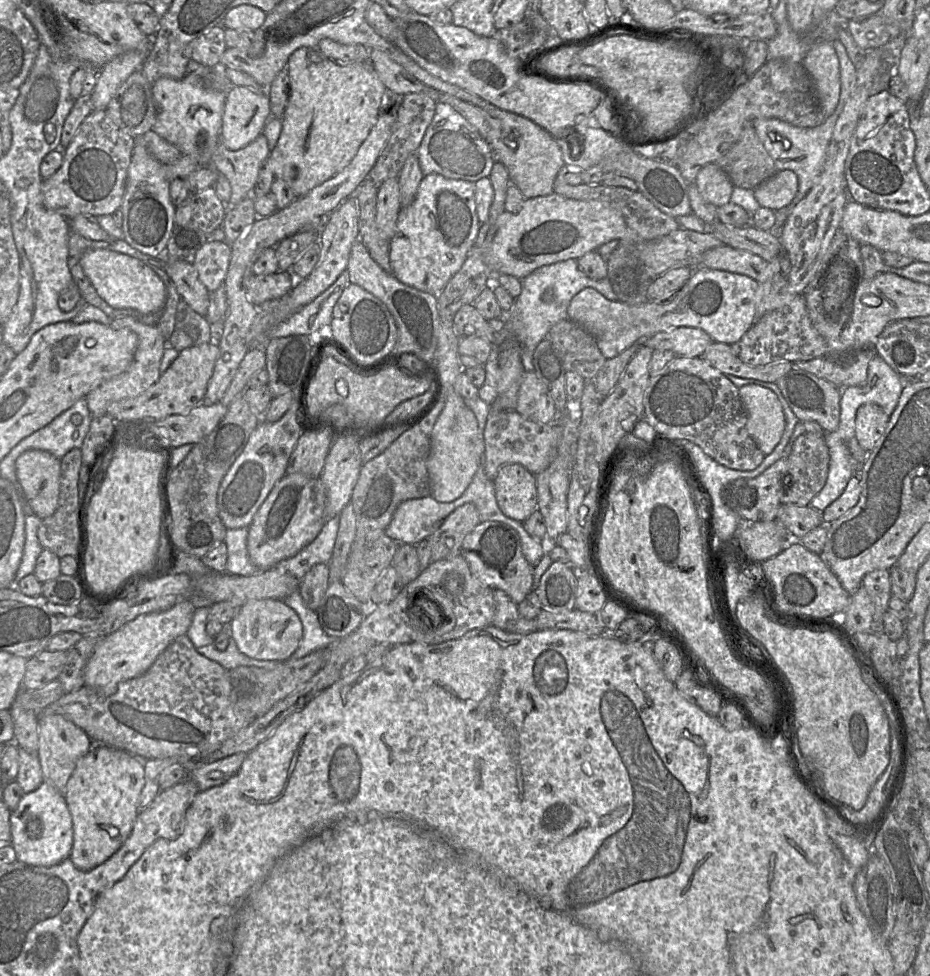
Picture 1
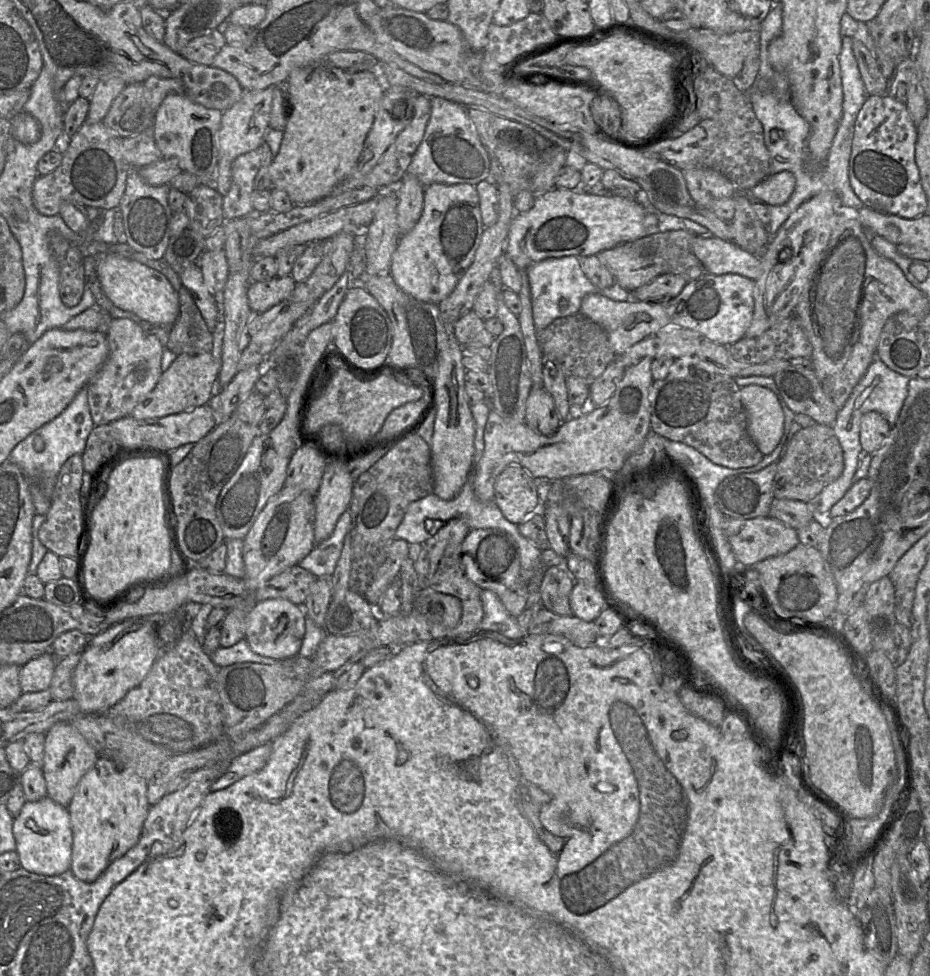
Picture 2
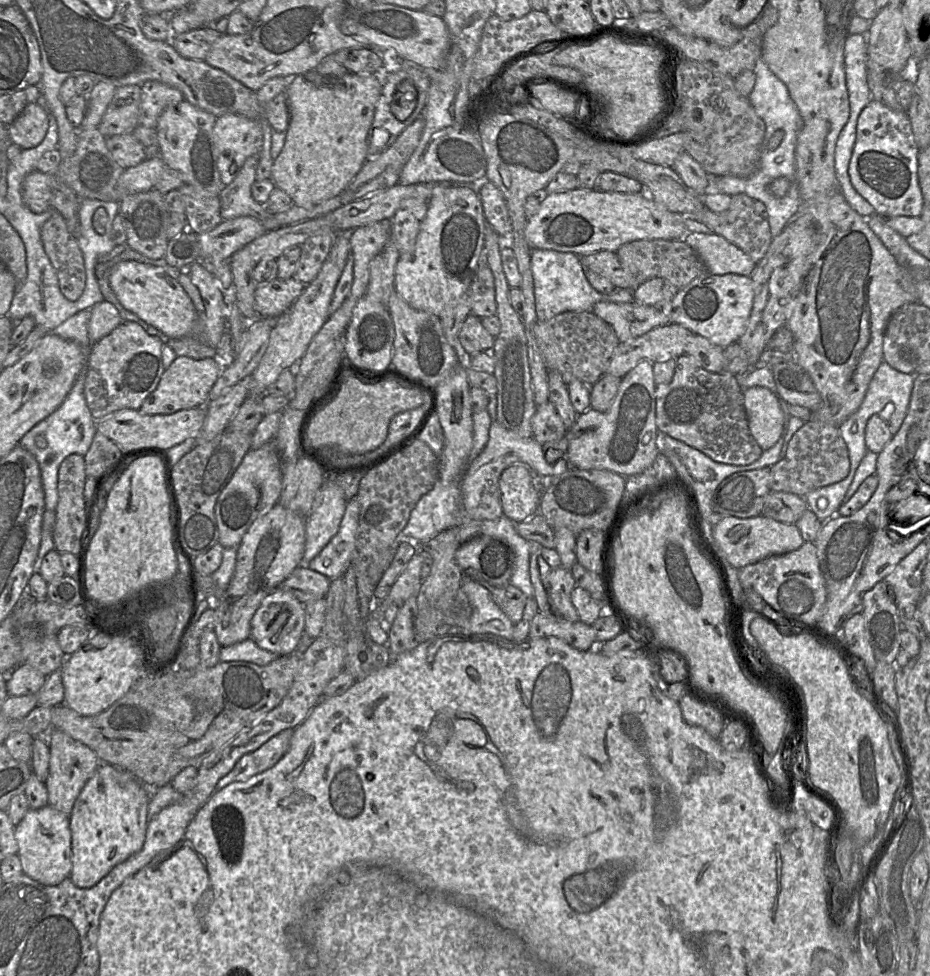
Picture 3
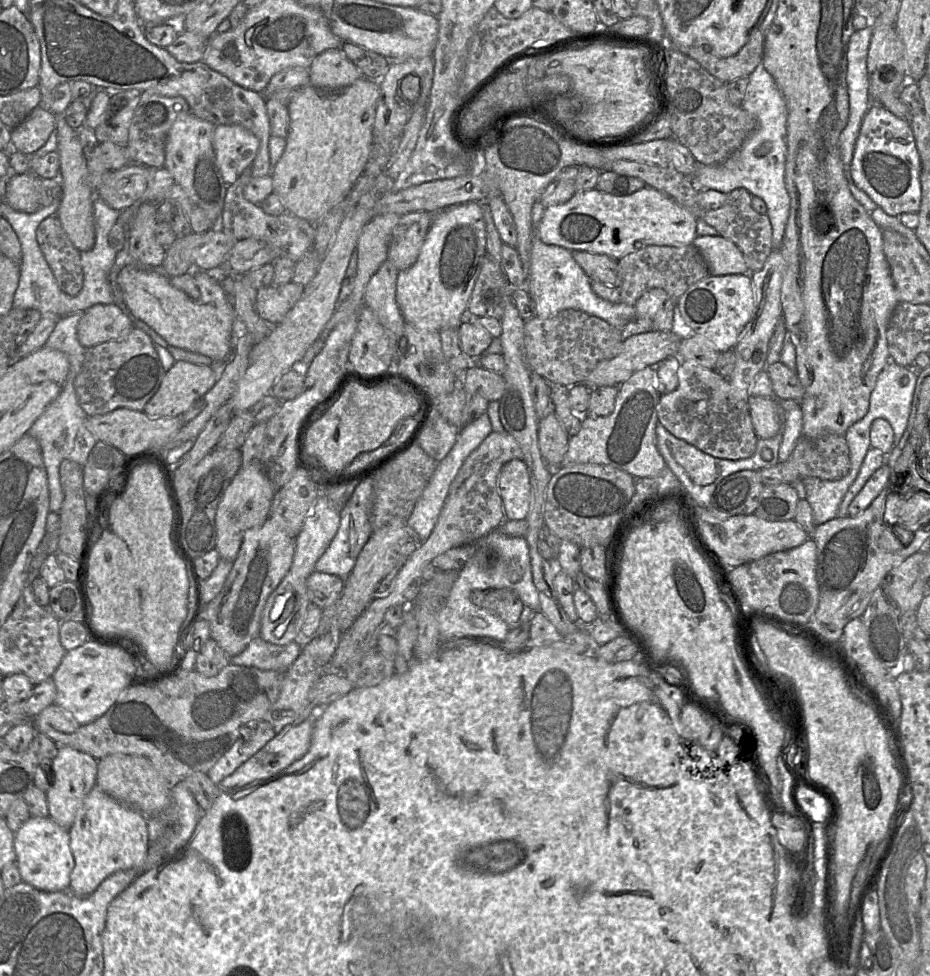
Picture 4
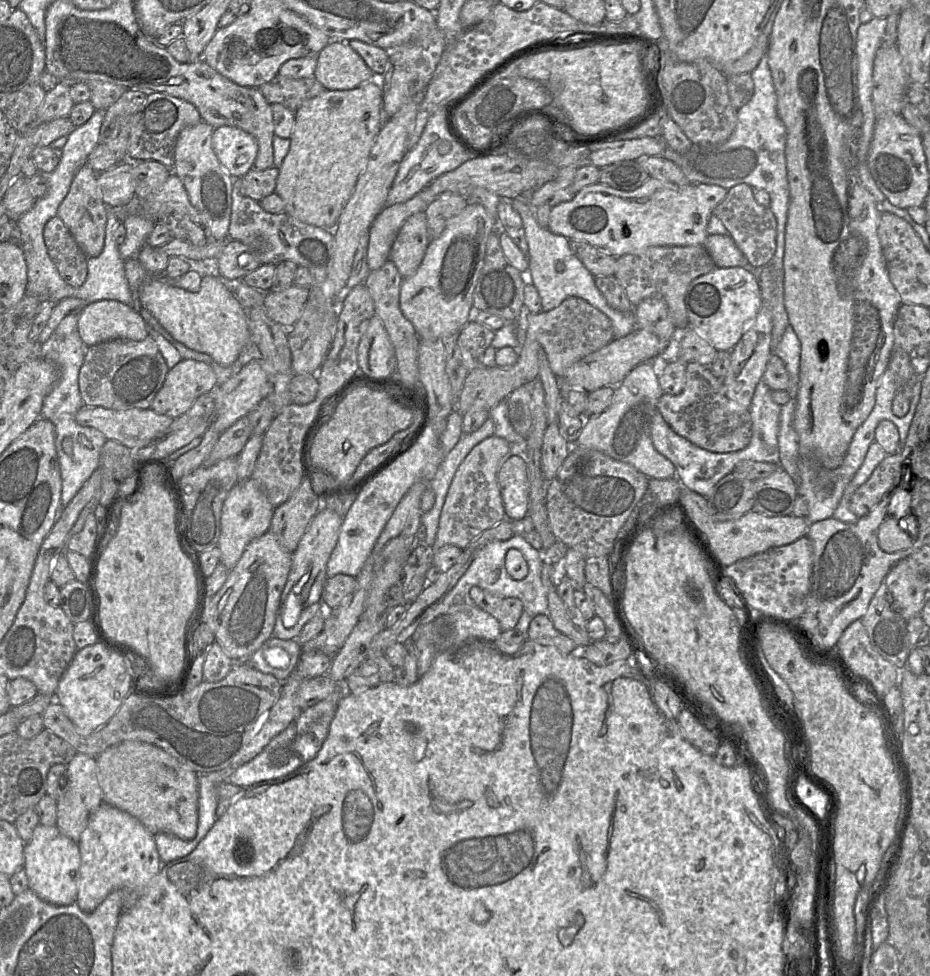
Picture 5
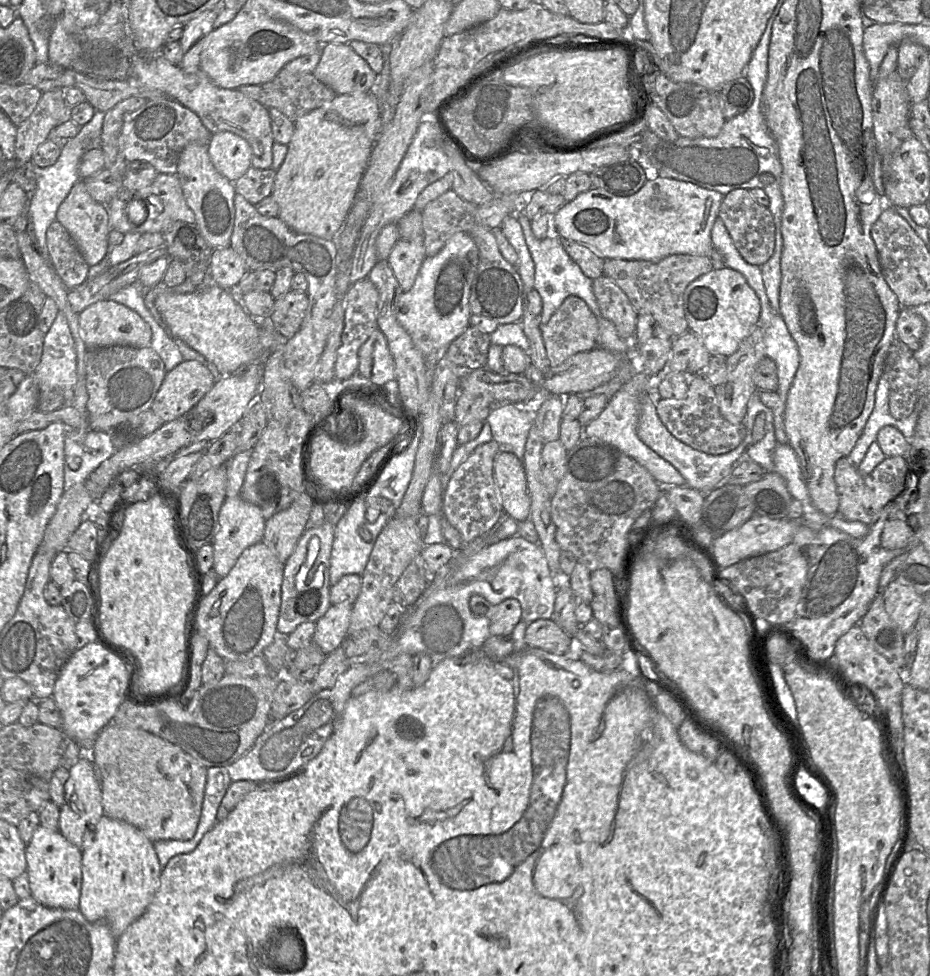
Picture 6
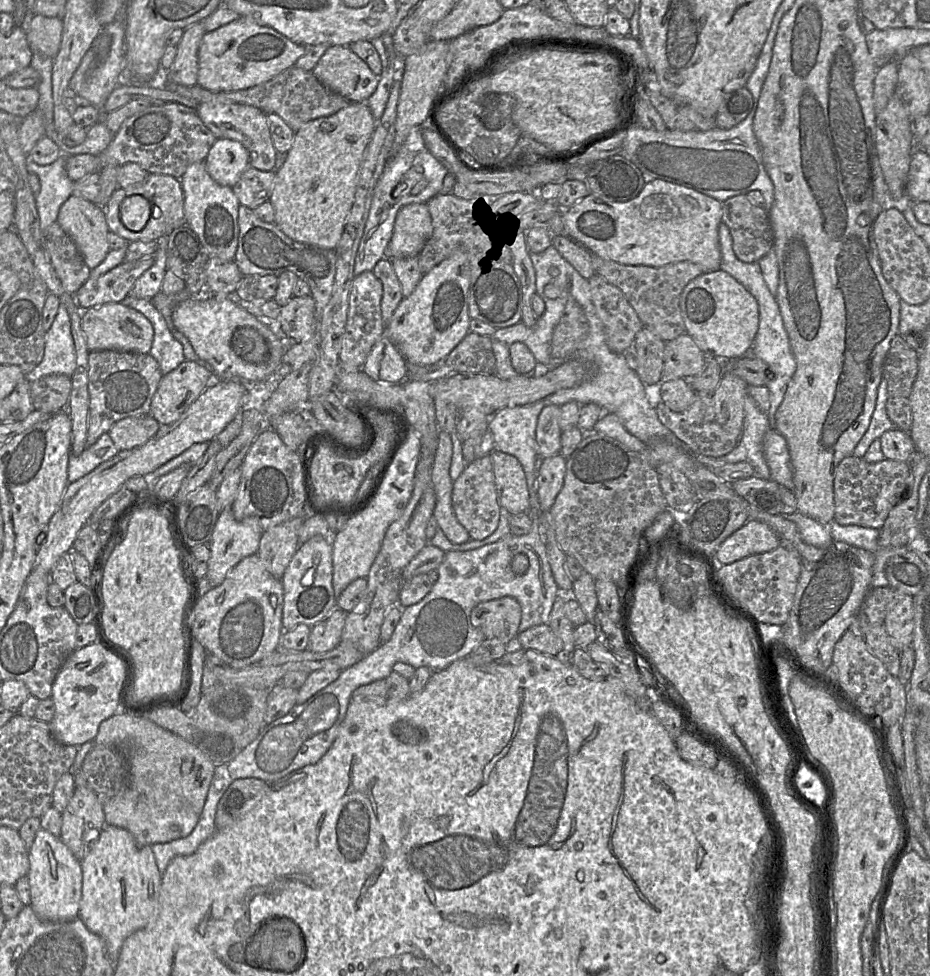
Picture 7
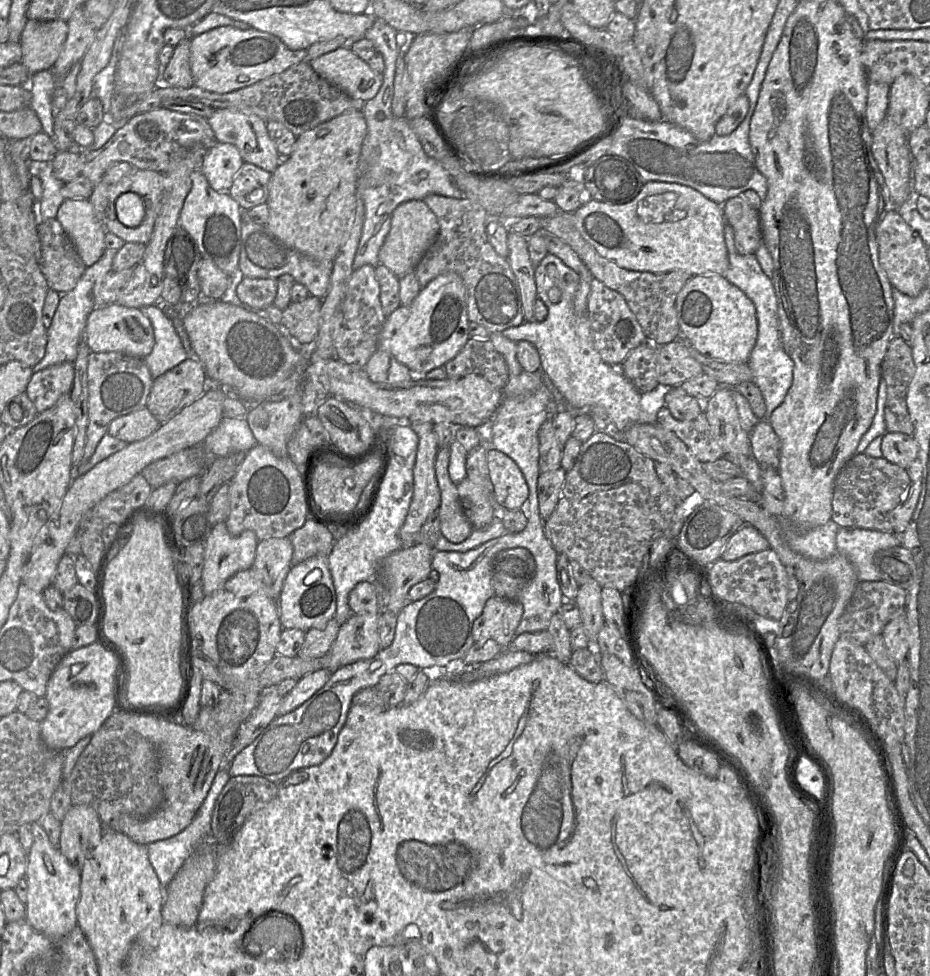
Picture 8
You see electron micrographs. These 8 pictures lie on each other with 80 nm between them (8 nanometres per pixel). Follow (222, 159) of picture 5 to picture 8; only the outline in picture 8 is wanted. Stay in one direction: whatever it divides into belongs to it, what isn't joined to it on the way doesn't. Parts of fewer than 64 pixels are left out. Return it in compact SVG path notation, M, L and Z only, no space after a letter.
M216 142L208 149L200 170L214 190L228 192L243 163L234 145Z

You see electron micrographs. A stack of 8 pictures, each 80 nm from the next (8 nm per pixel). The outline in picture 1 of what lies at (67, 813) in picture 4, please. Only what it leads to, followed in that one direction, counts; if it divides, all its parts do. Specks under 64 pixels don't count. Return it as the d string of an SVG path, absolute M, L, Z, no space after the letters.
M38 713L38 749L43 780L54 786L64 796L66 784L77 761L92 747L90 737L71 720L59 714Z

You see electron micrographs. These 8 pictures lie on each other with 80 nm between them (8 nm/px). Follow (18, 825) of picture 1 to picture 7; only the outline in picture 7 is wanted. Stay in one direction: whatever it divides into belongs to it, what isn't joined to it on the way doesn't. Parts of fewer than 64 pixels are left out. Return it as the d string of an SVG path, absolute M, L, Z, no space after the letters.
M40 828L28 850L30 906L43 921L70 921L79 917L82 891L81 862L73 855L60 837Z

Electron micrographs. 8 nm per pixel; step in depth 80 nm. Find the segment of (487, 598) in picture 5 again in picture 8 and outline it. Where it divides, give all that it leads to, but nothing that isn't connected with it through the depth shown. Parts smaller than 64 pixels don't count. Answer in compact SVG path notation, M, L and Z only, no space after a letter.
M493 596L473 623L474 643L482 645L488 640L494 640L501 648L507 648L515 638L522 616L523 606L520 602Z

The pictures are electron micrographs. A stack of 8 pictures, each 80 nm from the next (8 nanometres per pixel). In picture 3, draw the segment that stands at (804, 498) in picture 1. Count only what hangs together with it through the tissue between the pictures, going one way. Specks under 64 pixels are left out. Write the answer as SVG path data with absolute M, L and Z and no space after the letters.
M809 420L795 432L786 455L770 468L770 491L790 492L799 496L843 480L850 471L848 448L837 426Z

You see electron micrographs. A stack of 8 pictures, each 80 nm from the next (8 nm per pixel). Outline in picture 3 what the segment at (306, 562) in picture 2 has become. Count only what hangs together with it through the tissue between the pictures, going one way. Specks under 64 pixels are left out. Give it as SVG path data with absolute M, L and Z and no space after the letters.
M357 498L348 500L337 534L307 564L308 568L330 580L344 576L355 557L359 512Z

